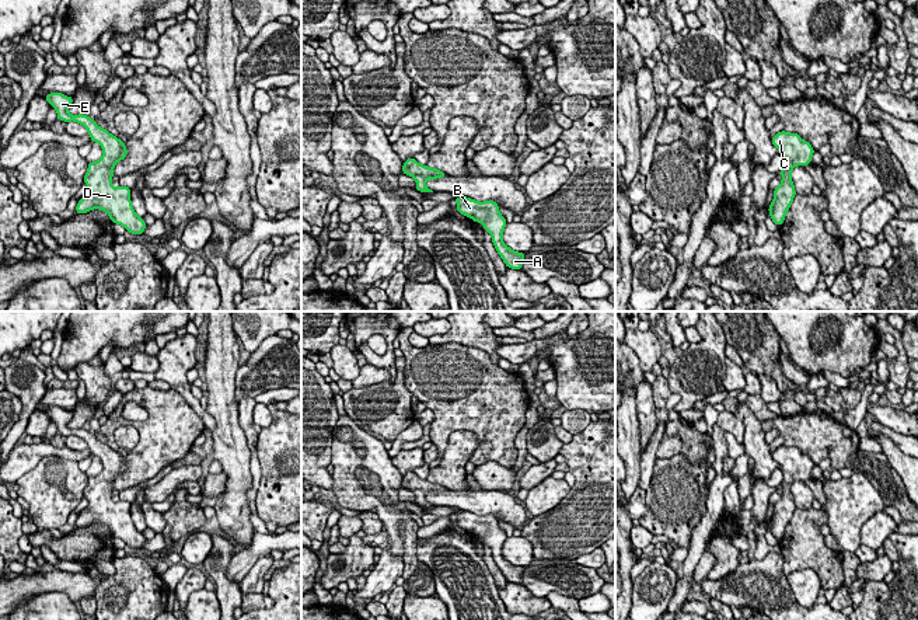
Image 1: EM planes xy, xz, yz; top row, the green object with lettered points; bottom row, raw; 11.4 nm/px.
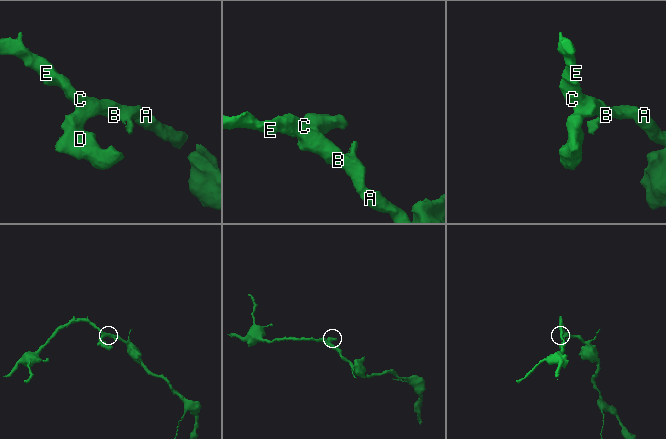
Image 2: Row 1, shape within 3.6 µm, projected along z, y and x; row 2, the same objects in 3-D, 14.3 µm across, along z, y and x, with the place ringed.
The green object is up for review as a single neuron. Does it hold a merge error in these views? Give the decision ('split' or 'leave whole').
leave whole

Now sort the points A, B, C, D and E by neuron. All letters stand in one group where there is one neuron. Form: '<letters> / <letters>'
A B C D E

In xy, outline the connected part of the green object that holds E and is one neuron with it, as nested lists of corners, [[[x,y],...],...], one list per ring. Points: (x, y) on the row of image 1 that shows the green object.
[[[50,93],[45,100],[56,109],[60,121],[76,121],[85,126],[91,140],[97,142],[104,151],[98,161],[88,163],[88,170],[84,175],[88,191],[78,201],[76,213],[85,213],[93,209],[105,210],[112,223],[122,224],[126,231],[140,236],[147,224],[143,217],[136,215],[132,206],[132,189],[128,187],[112,187],[114,166],[128,156],[125,143],[107,129],[100,128],[90,116],[84,114],[70,115],[67,109],[73,102],[73,97]]]

